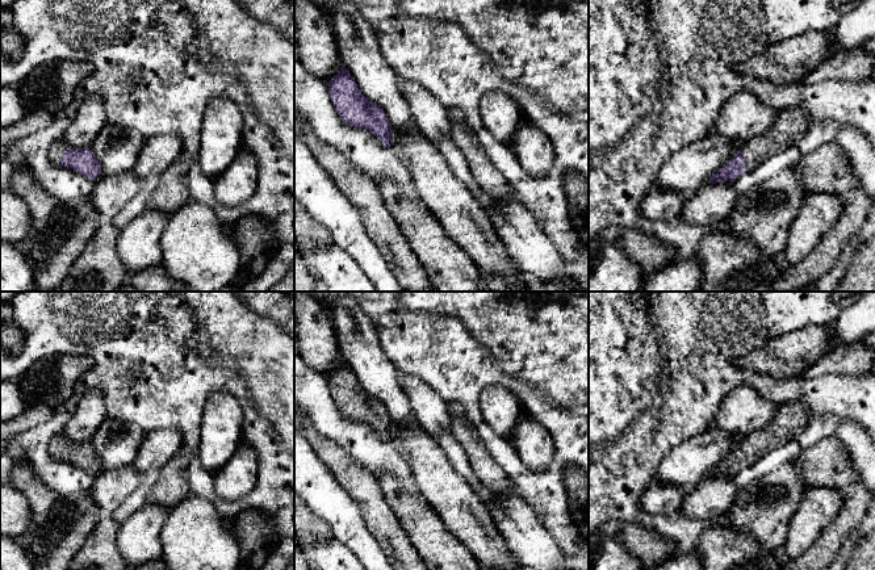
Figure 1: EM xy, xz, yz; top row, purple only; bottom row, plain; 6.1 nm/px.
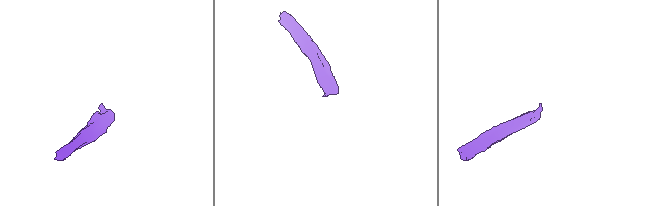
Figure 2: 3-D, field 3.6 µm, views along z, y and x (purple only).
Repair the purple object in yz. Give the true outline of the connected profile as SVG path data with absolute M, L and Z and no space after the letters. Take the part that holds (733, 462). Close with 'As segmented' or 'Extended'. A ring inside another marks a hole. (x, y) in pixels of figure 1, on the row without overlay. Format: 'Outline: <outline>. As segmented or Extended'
Outline: M799 401L779 406L775 416L762 428L746 435L740 445L712 469L708 478L733 477L741 469L749 468L765 453L797 437L808 419L809 412Z. Extended

